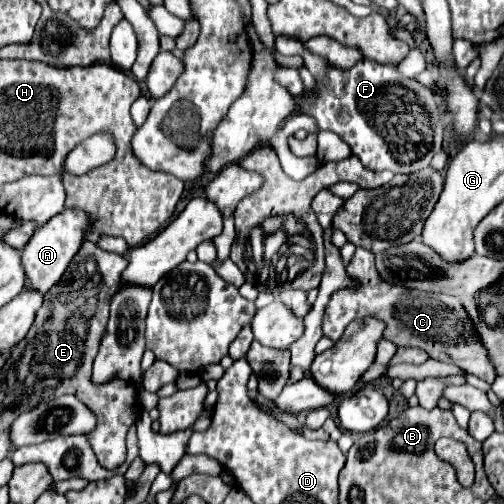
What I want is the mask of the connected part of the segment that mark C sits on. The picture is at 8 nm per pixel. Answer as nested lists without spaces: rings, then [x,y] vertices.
[[[363,248],[355,250],[353,260],[347,266],[347,274],[359,284],[355,288],[345,288],[345,300],[329,300],[323,316],[323,336],[337,342],[345,326],[353,318],[363,318],[367,314],[373,314],[387,324],[385,338],[395,342],[397,346],[421,348],[431,358],[455,364],[465,372],[483,378],[487,384],[495,382],[497,370],[493,366],[493,360],[459,298],[443,294],[425,294],[381,280],[373,264],[373,254],[369,254]]]

